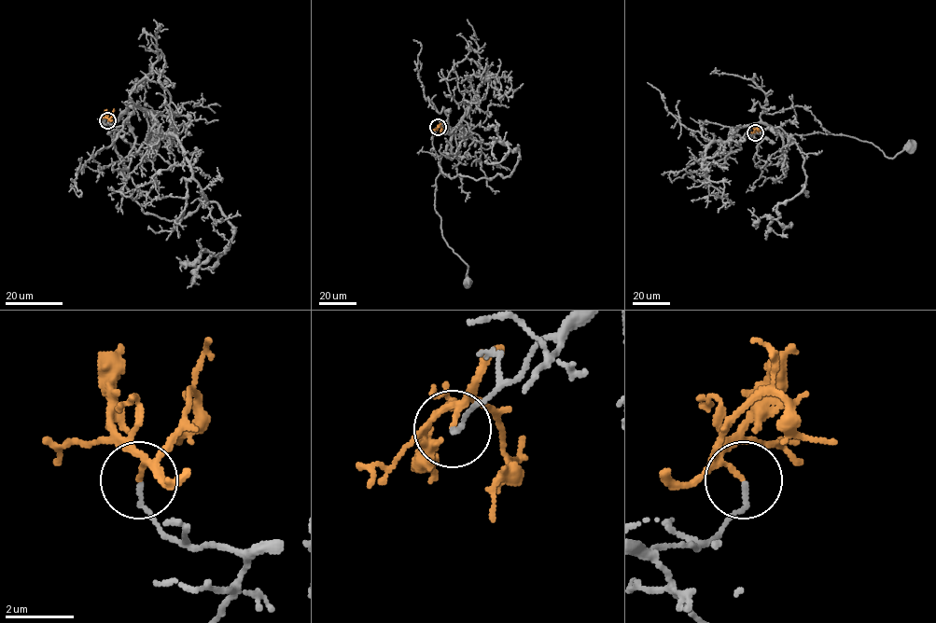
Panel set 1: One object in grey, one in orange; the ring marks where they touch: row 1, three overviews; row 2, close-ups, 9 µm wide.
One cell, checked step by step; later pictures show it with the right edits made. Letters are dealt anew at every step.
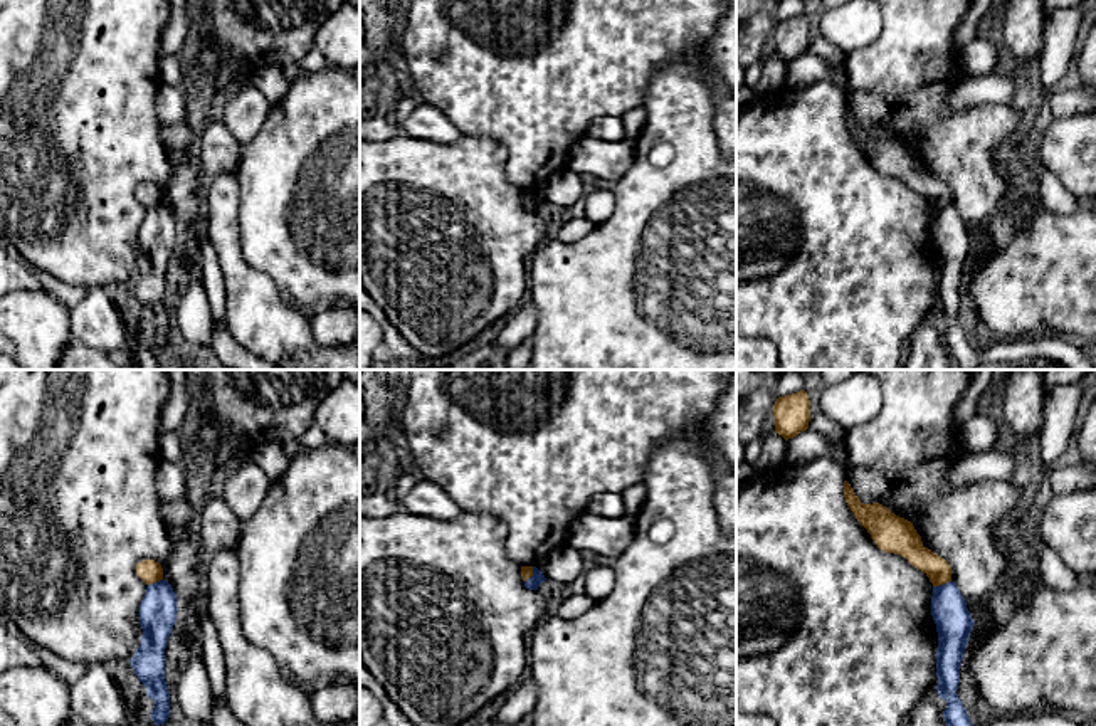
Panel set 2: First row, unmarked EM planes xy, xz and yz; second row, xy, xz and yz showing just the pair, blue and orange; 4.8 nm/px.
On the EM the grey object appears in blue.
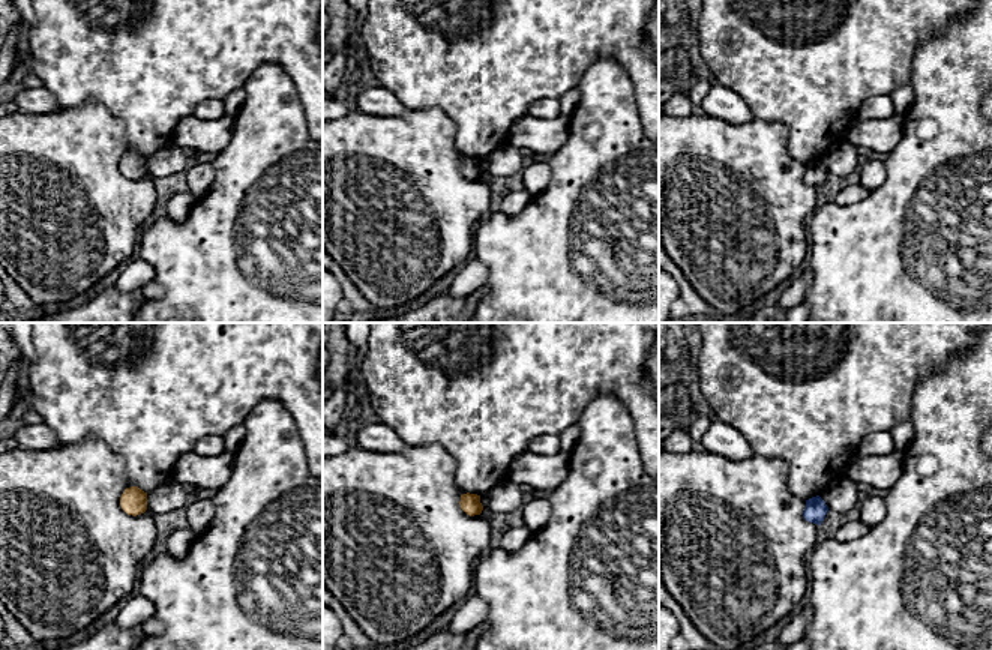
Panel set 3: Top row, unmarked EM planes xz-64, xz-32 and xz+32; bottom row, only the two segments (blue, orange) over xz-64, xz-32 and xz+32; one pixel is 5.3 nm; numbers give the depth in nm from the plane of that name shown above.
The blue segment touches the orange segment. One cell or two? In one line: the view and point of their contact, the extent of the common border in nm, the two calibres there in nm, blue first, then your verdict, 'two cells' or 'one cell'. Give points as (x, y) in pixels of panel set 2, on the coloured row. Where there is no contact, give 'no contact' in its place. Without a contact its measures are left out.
meets blue in yz at (942, 585); contact 90 nm long; 180 nm thick on the blue side, 120 nm on the other; two cells

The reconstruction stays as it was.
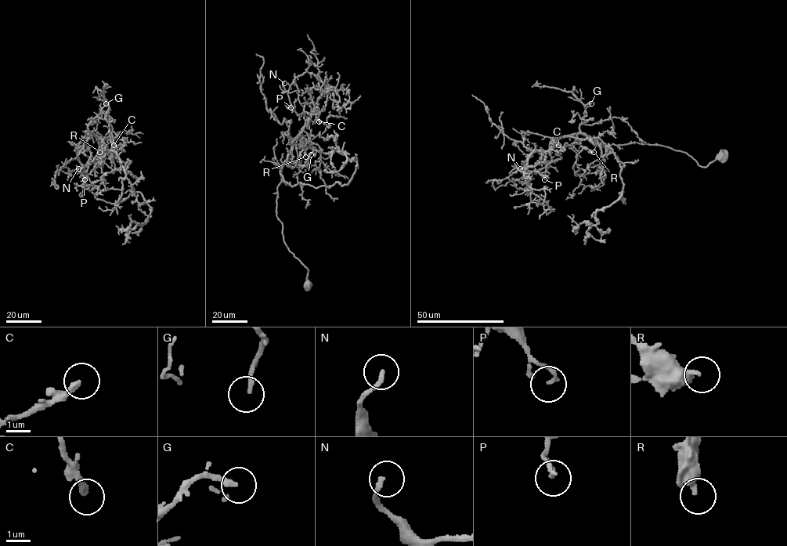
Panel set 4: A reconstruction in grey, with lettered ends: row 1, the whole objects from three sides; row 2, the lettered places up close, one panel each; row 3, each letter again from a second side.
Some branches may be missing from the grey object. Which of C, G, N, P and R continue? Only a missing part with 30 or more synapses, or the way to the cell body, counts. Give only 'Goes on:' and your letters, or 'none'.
Goes on: none

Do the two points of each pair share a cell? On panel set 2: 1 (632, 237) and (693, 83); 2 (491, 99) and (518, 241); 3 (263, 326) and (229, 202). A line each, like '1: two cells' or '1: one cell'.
1: one cell
2: two cells
3: one cell

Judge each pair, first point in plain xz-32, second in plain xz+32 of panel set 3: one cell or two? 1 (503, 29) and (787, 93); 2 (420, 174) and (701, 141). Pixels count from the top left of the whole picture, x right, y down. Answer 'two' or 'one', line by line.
1: one
2: one

